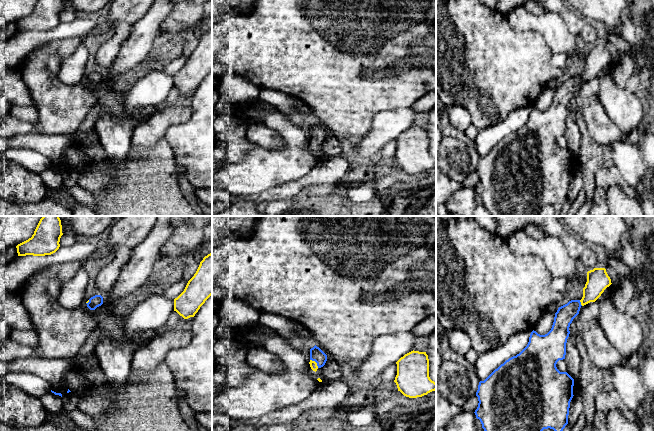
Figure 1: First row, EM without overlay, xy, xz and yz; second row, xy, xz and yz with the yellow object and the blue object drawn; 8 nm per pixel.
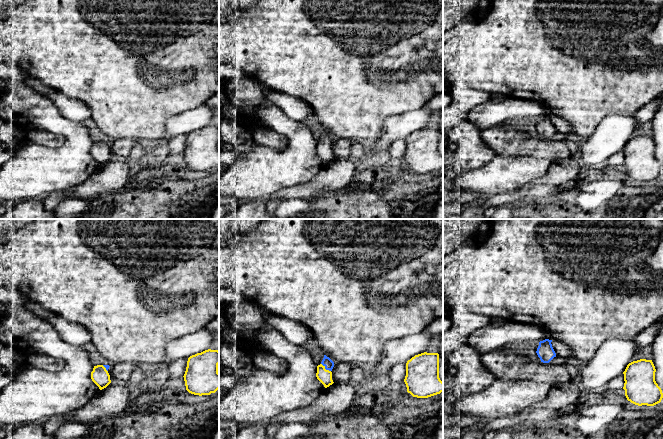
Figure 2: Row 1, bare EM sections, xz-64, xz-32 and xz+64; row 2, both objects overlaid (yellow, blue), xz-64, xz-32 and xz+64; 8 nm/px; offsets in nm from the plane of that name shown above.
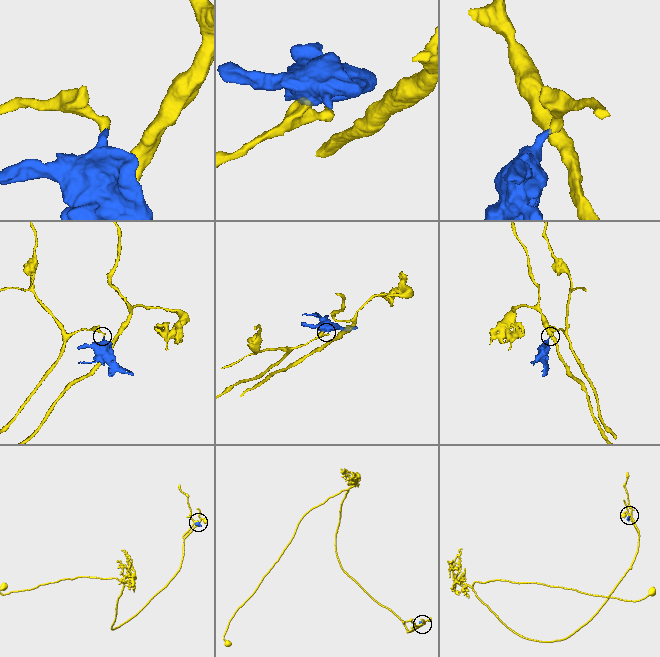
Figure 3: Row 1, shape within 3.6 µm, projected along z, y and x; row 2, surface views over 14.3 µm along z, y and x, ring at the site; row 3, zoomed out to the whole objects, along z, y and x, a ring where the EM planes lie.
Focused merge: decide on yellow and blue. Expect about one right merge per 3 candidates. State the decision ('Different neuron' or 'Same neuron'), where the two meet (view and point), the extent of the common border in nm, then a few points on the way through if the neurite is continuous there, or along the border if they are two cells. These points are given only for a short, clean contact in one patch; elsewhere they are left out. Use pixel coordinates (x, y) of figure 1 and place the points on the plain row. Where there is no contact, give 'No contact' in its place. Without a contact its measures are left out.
Same neuron. Touches yellow at xz (315, 138). Shared border 100 nm. Path across: xz (313, 140), (315, 138), (316, 130)

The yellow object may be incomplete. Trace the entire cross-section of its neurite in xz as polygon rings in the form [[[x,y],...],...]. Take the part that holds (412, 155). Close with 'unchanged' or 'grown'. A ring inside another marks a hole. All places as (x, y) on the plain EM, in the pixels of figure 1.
[[[411,127],[397,138],[394,158],[398,167],[409,174],[417,174],[436,166],[436,159],[429,153],[429,135],[426,128]]]; unchanged

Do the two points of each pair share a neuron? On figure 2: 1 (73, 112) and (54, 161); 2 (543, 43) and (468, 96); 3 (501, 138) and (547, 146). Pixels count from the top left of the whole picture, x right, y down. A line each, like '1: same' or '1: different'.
1: different
2: different
3: same

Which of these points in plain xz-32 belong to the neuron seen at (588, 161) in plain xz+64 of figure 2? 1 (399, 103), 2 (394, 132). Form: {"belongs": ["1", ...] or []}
{"belongs": ["2"]}

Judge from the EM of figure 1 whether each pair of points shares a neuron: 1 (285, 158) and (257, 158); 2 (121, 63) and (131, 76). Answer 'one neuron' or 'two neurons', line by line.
1: one neuron
2: two neurons

